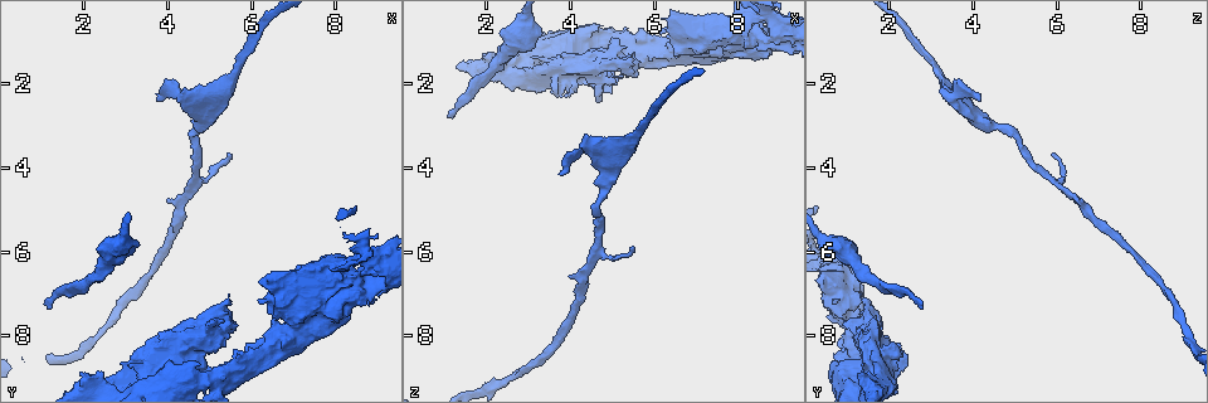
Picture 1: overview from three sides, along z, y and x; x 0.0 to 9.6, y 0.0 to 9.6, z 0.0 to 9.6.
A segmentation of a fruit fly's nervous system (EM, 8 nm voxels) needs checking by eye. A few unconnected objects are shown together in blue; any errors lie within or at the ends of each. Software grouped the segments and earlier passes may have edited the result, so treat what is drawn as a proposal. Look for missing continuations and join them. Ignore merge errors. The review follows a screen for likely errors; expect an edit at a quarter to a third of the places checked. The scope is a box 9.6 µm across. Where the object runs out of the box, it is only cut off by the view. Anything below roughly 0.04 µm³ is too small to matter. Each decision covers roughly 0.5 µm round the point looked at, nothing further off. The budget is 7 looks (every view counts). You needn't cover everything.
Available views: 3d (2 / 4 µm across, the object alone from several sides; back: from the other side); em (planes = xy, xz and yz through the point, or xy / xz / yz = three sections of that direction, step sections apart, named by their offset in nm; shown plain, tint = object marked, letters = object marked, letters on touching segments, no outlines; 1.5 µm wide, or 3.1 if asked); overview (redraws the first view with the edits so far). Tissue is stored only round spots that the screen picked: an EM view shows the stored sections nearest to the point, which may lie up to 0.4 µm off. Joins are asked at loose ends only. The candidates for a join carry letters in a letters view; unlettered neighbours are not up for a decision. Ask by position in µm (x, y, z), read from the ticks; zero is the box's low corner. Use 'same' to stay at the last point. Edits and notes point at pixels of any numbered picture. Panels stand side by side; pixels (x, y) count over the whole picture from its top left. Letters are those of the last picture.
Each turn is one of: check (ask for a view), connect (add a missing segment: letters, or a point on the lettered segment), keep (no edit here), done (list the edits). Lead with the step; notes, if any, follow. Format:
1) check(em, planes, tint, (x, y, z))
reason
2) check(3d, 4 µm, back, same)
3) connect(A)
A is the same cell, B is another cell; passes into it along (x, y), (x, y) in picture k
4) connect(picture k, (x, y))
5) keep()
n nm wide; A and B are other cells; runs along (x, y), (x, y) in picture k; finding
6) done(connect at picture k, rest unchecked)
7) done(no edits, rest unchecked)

check(em, planes, plain, (3.20, 8.35, 1.65))
branch stops here

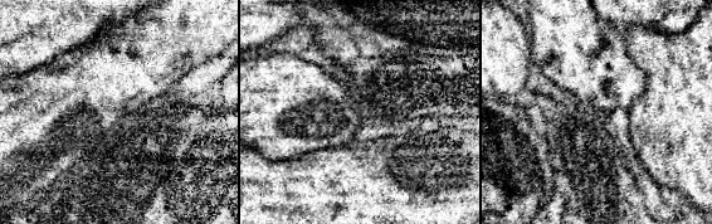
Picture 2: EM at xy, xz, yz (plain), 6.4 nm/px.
check(em, planes, letters, same)

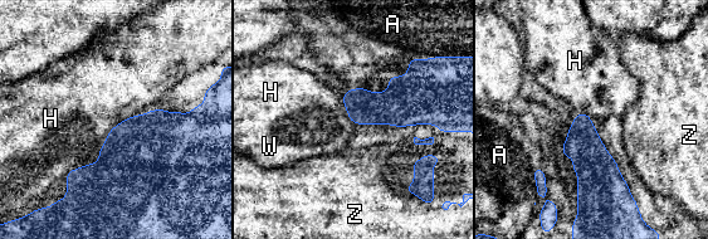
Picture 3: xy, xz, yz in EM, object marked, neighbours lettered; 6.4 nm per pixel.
keep()
A, H, W and Z are other cells; border along (130, 116), (120, 121), (106, 135) in picture 3; no lettered segment goes on from it

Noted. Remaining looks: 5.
check(em, planes, letters, (1.25, 7.30, 2.75))
end of a long branch

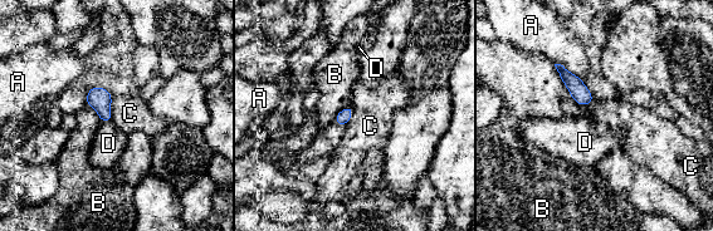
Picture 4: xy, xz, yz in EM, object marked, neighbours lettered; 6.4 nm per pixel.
keep()
90 nm wide; A, B, C and D are other cells; border along (113, 97), (111, 102), (111, 119) in picture 4; none of them fits

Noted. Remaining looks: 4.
check(3d, 4 µm, (3.30, 5.80, 0.65))

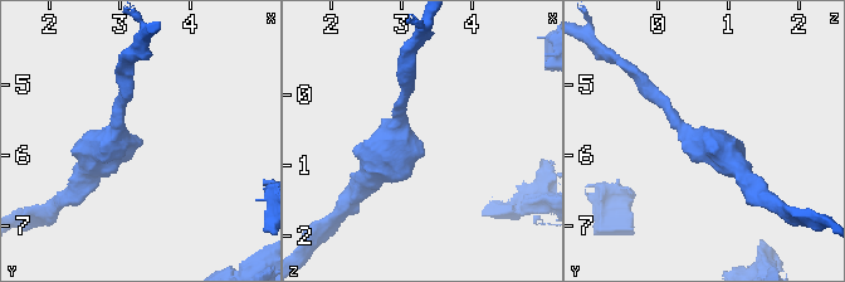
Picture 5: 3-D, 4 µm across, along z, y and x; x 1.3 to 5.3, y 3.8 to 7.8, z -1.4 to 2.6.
check(em, planes, letters, (3.25, 5.85, 0.65))

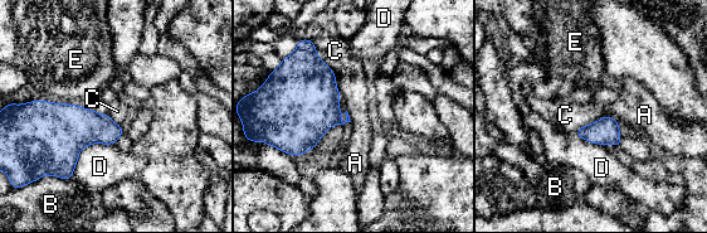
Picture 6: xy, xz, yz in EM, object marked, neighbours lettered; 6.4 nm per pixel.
keep()
A, B, C, D and E are other cells; border along (113, 142), (86, 145), (72, 176) in picture 6; none of them fits

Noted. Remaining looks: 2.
done(no edits, rest unchecked)

